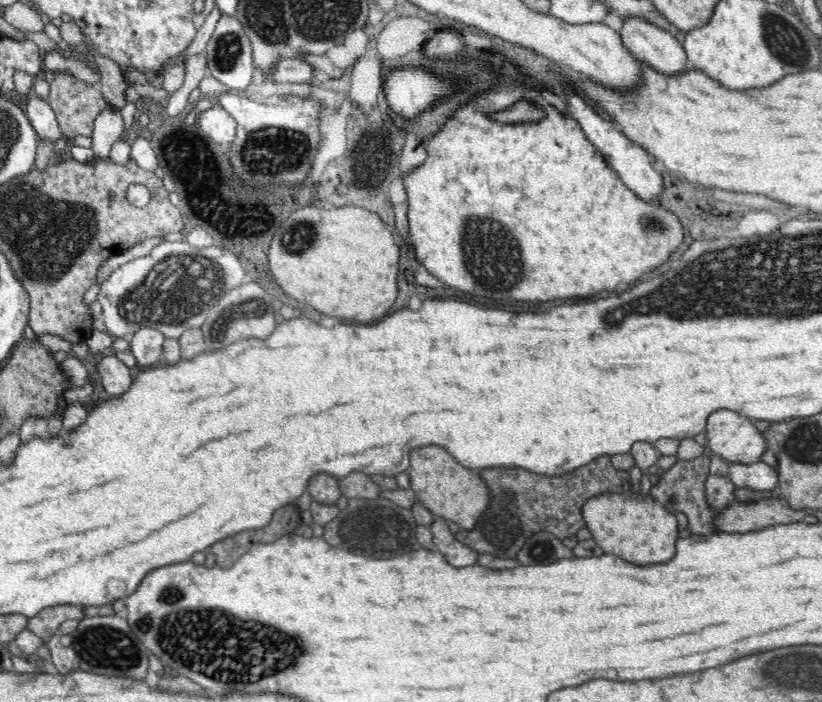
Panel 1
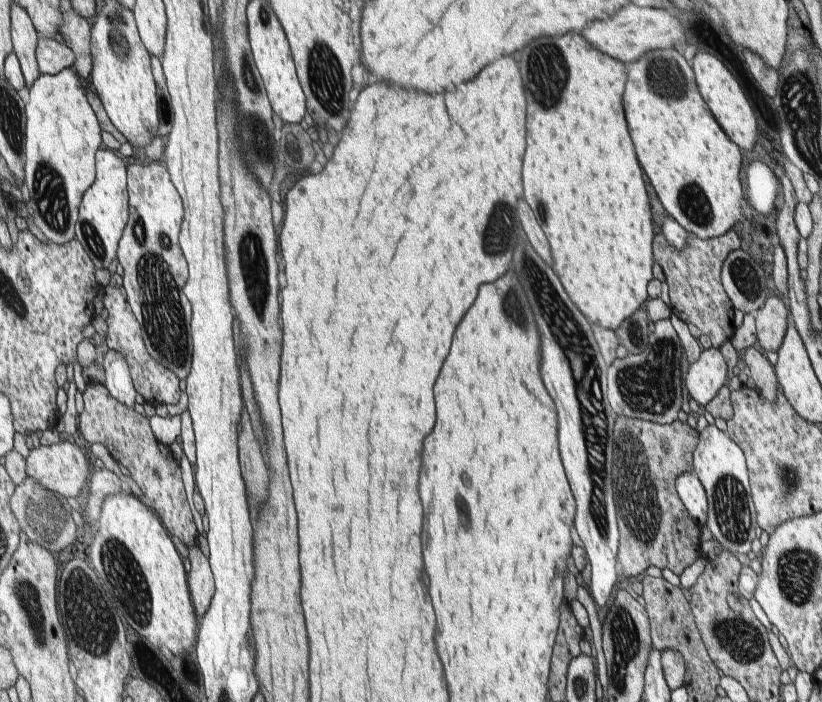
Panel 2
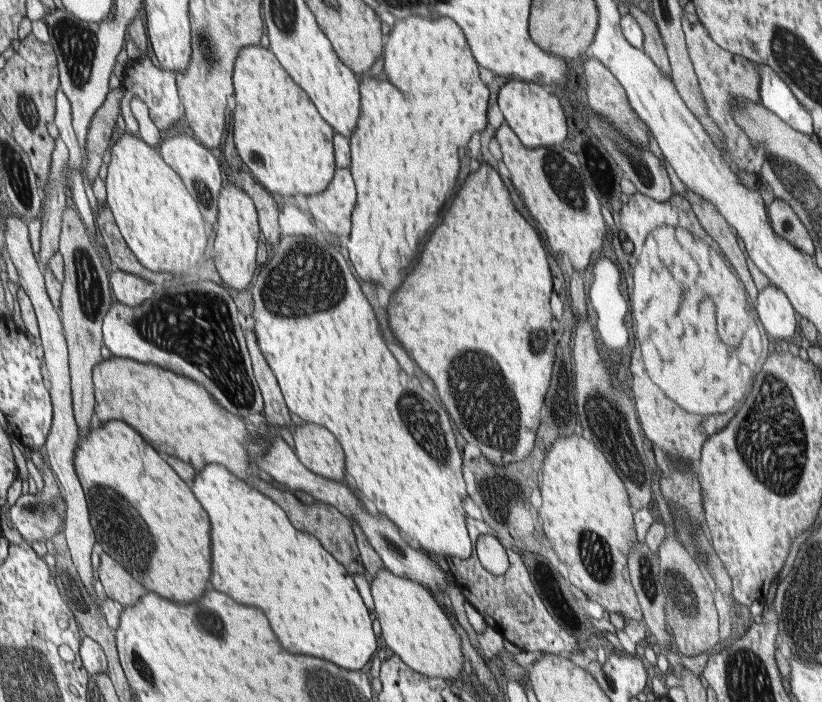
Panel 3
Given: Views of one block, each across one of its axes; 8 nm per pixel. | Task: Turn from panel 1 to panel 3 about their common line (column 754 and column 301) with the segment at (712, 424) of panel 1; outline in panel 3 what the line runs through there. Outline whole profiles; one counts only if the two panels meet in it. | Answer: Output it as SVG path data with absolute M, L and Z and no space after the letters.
M307 422L305 426L291 430L291 436L295 440L295 454L307 470L327 480L343 482L343 474L347 470L345 450L333 434L329 434L323 426Z

